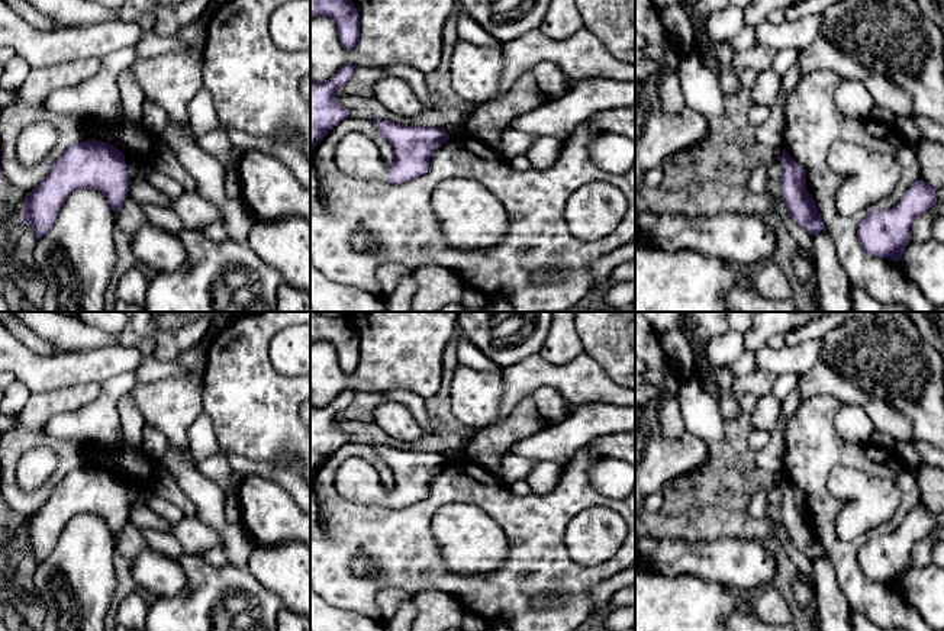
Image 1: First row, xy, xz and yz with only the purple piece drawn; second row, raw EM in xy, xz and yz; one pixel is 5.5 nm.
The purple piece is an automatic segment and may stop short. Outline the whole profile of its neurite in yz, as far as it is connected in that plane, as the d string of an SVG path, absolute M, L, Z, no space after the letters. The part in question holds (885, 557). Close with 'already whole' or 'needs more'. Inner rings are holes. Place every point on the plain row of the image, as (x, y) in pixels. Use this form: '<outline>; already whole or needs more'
M922 503L914 508L890 534L871 532L861 545L857 563L863 574L873 582L900 586L908 567L912 545L937 528L935 512Z; already whole

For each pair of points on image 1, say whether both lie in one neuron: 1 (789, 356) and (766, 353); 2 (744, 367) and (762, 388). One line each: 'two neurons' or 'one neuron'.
1: one neuron
2: two neurons

